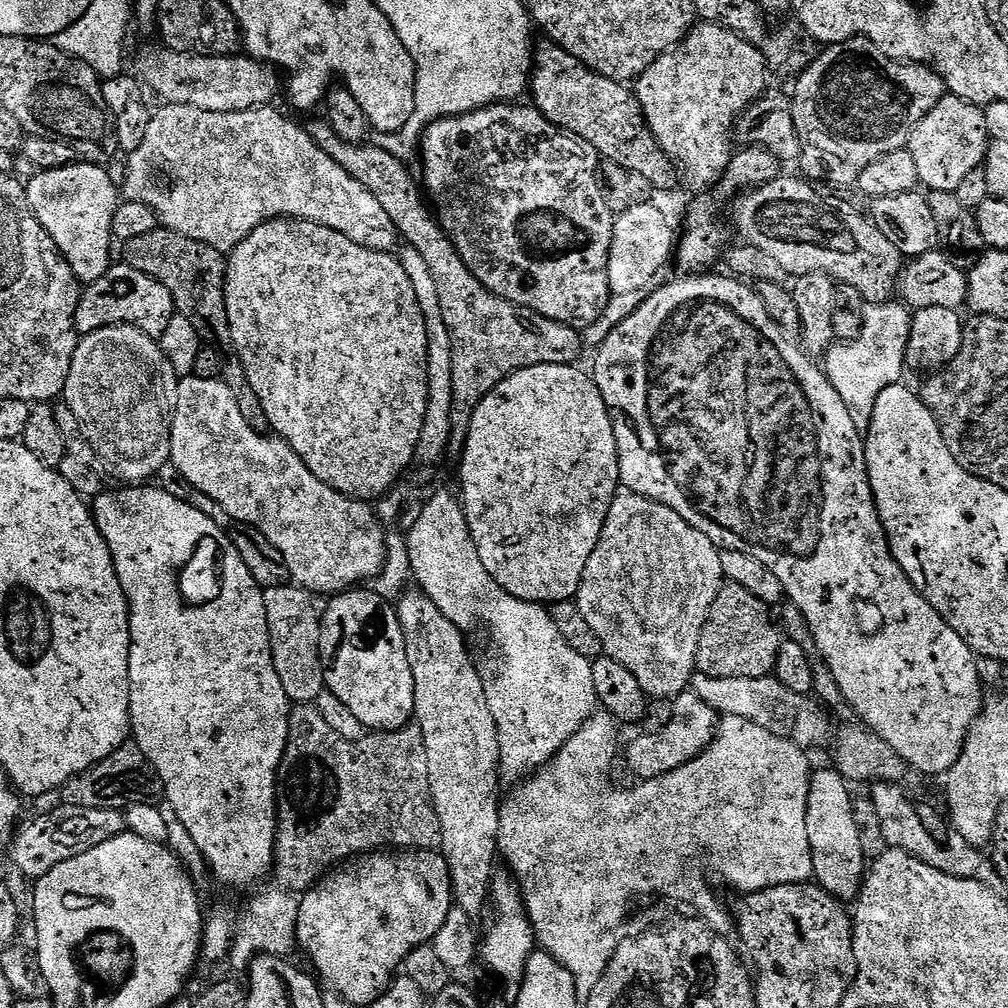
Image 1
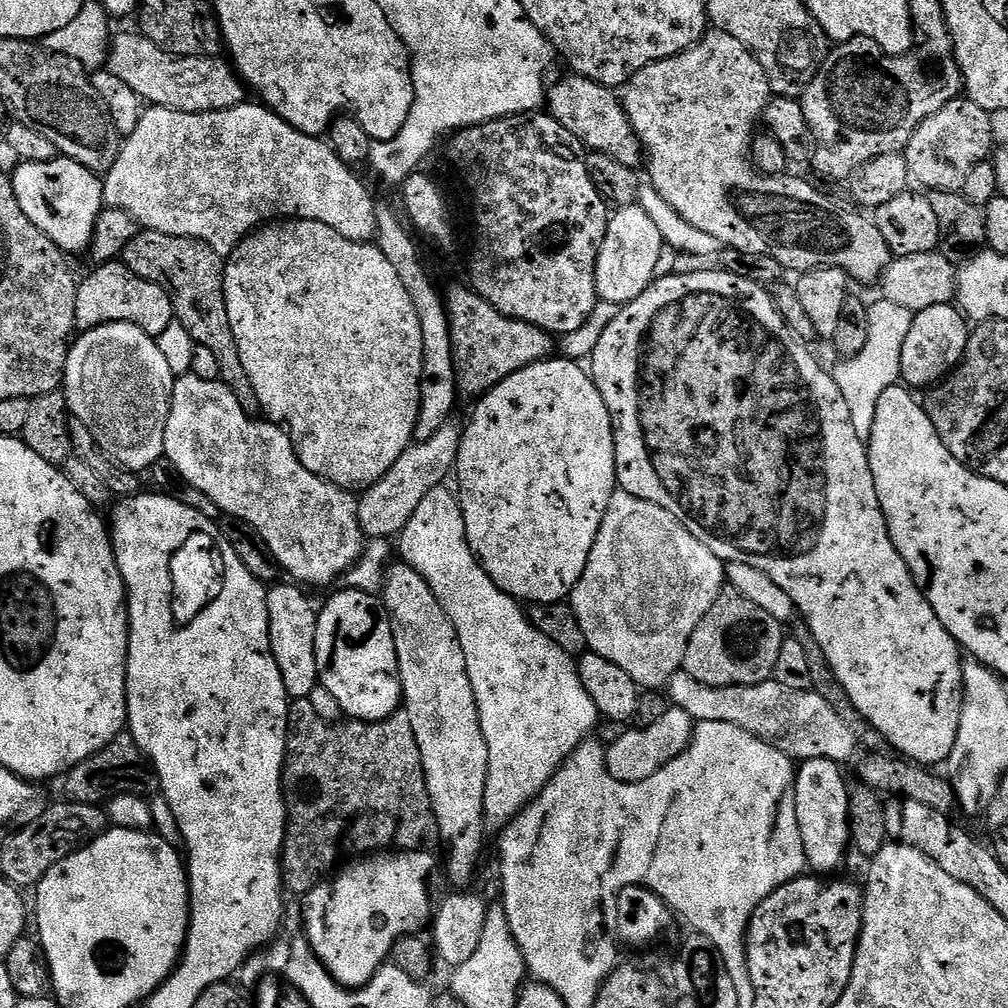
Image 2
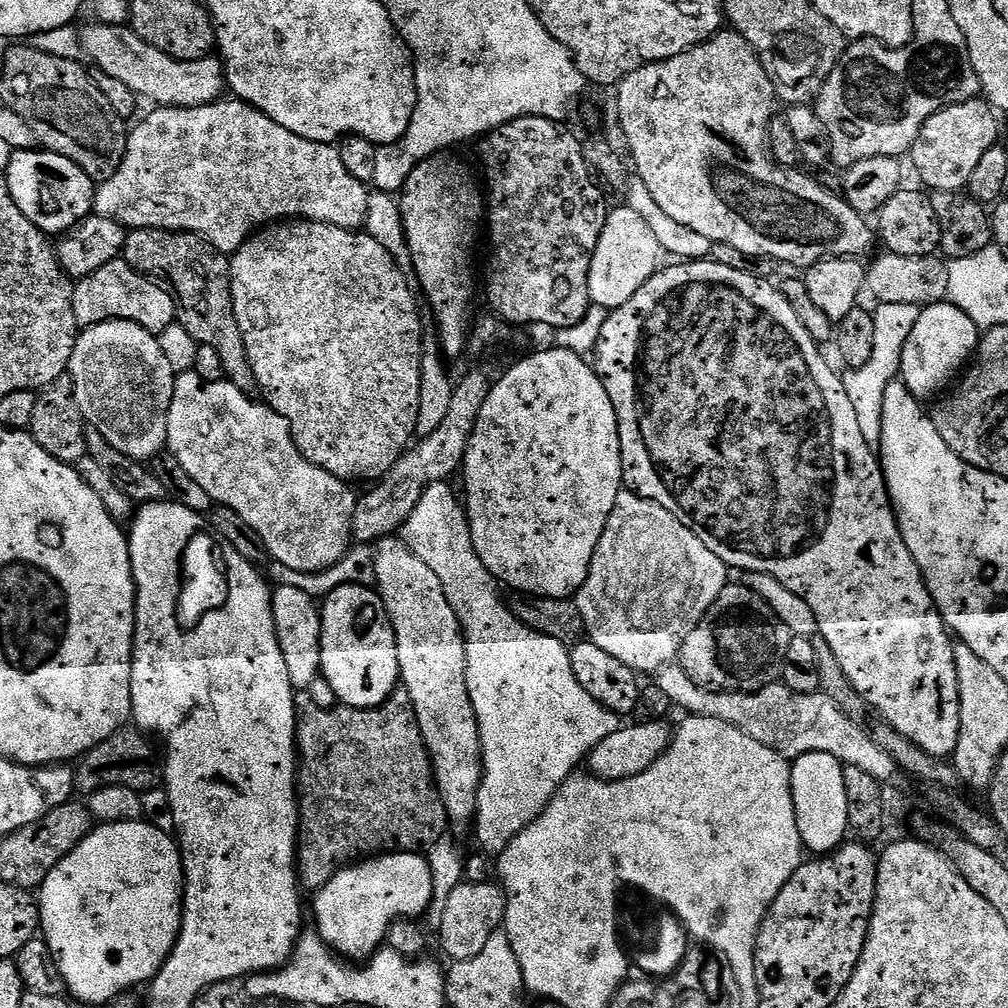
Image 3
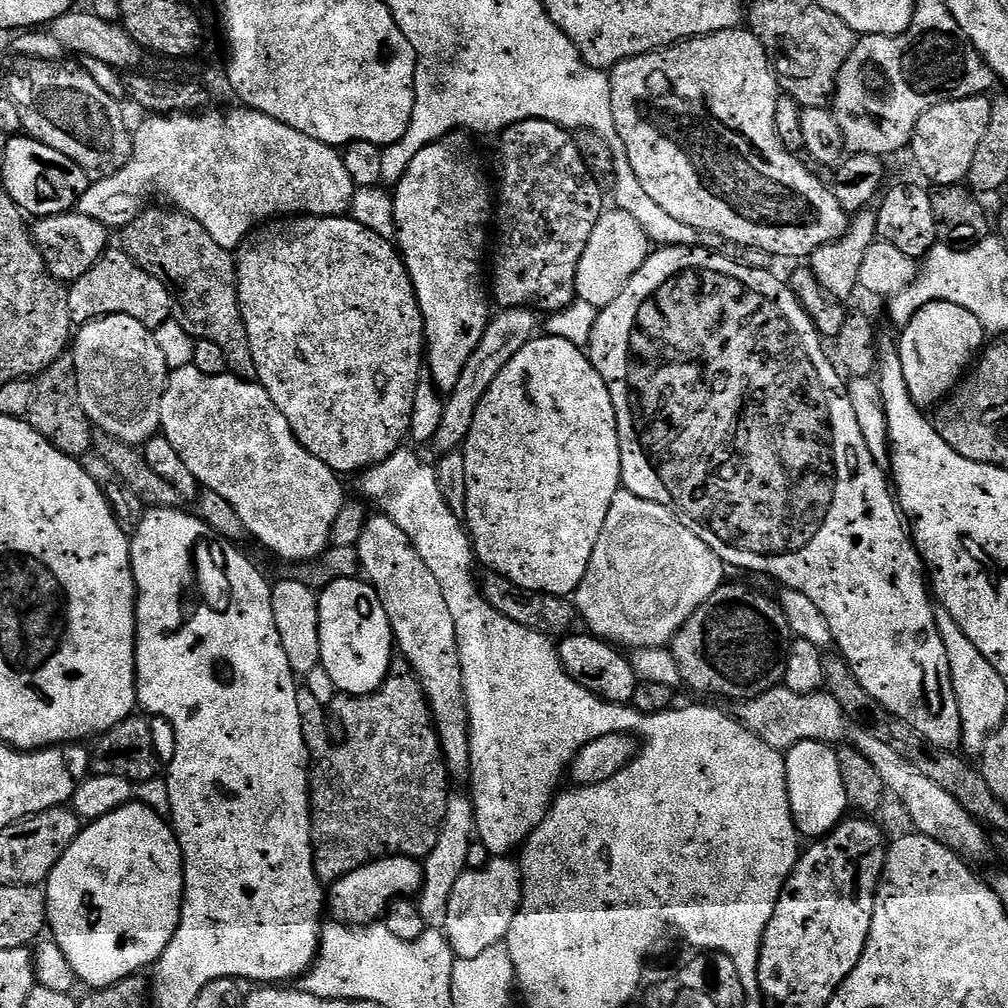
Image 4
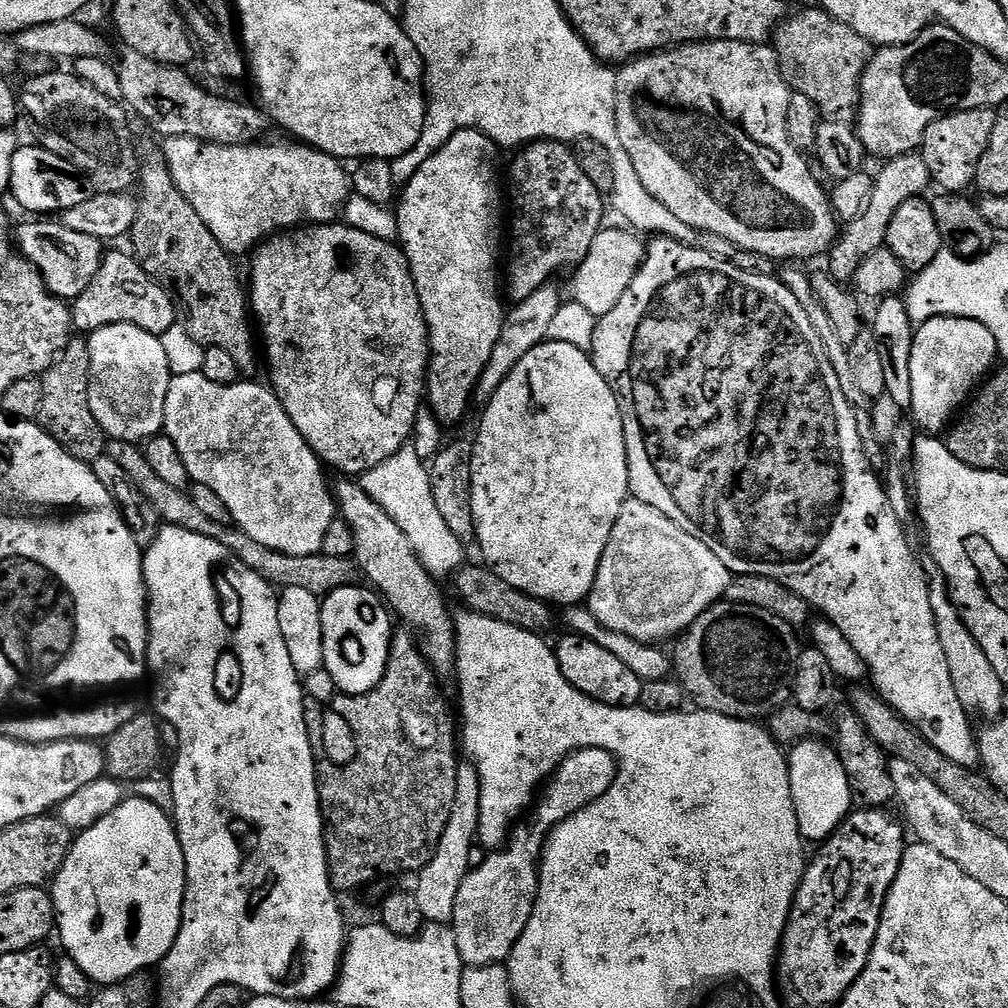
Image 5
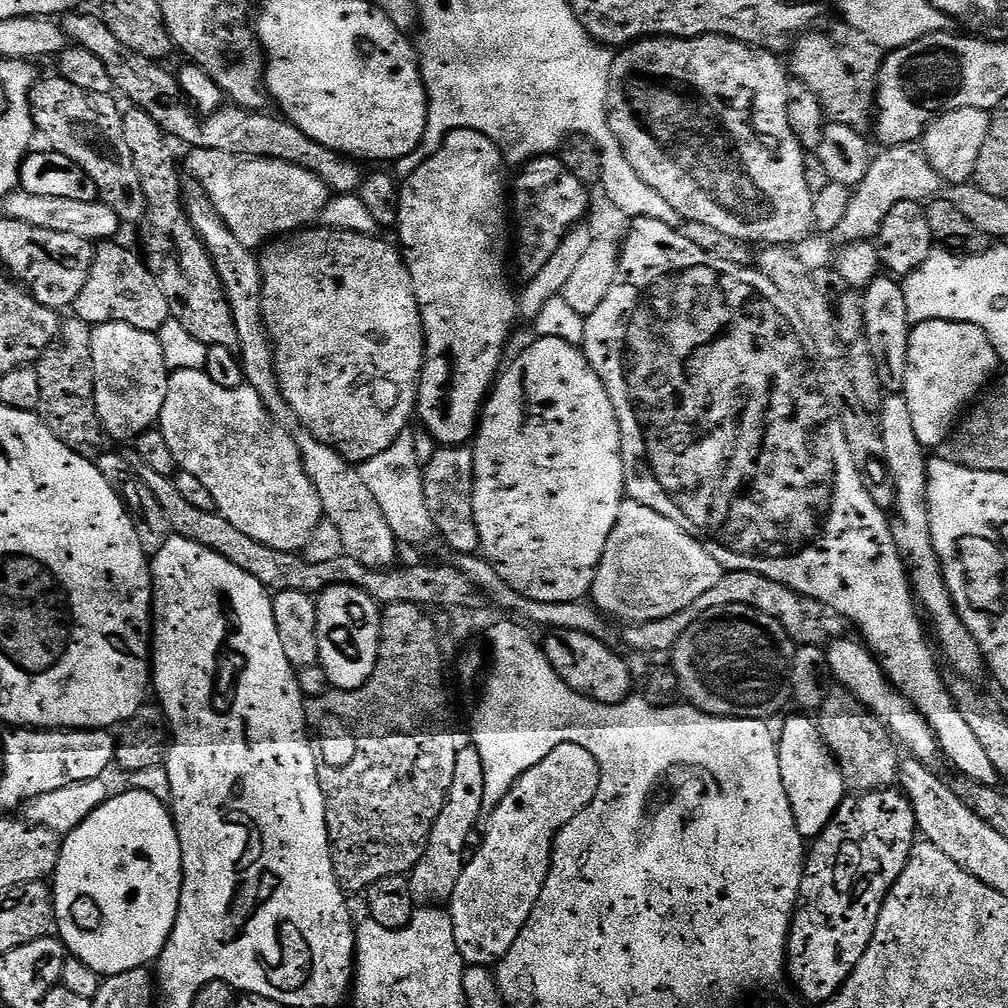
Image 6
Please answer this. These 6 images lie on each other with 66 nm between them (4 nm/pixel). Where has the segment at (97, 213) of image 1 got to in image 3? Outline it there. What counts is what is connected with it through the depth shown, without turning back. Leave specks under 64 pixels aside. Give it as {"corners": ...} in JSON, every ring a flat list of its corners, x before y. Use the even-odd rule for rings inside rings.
{"corners":[[13,152,6,169,8,189,18,210,45,234,67,234,94,212,94,180,70,158,57,152]]}

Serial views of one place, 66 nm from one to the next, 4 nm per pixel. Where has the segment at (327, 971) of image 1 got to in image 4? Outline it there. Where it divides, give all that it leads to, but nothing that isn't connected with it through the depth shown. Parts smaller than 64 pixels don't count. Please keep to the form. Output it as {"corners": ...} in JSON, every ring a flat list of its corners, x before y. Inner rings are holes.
{"corners":[[387,856,384,860,376,860,372,864,367,864,346,874,341,880,335,881,327,893,326,904,330,909,333,921,344,926,372,926,387,913,397,900,415,897,422,887,424,887,424,869,421,861,411,860,405,856]]}

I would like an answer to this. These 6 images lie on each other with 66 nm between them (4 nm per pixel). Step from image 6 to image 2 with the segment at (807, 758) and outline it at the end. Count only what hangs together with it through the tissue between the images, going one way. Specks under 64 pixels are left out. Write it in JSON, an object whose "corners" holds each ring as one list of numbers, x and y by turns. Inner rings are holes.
{"corners":[[814,758,803,761,796,773,796,817,802,834,807,867,816,874,832,874,850,852,848,829,848,785,835,760]]}

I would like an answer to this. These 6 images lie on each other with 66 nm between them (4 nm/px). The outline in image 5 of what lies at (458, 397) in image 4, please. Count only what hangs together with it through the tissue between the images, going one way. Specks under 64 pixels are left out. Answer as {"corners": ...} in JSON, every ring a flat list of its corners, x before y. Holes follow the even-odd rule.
{"corners":[[549,282,538,290,534,290,534,294,530,294,530,298,519,301,515,305,516,309,513,312,511,309,505,315,501,337,498,338,497,345,490,354,490,360,482,370,476,384,477,397,487,398,494,395,498,386,502,386,502,382,510,374,510,370,514,370,514,366,518,366,520,359,526,354,530,354,530,350,534,350,534,346,546,341,549,325,564,304,564,299,561,298,559,290,554,285,555,283]]}

